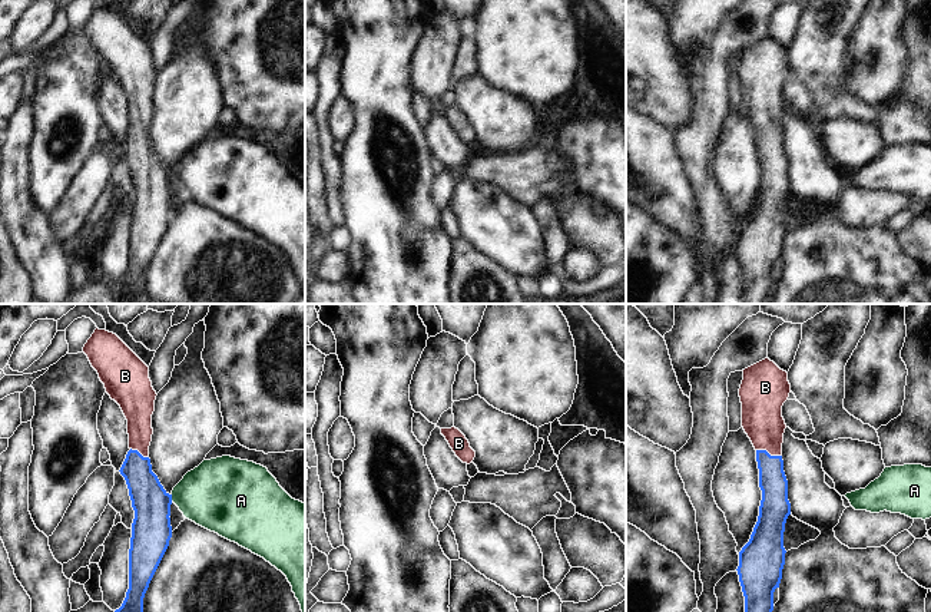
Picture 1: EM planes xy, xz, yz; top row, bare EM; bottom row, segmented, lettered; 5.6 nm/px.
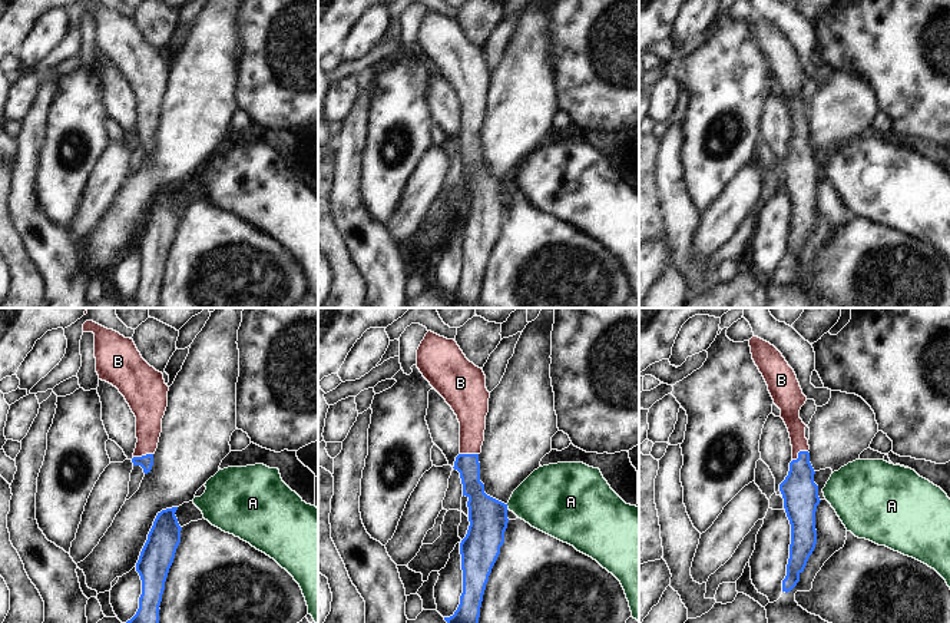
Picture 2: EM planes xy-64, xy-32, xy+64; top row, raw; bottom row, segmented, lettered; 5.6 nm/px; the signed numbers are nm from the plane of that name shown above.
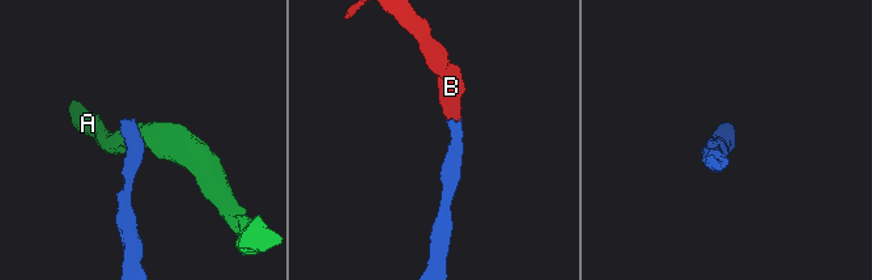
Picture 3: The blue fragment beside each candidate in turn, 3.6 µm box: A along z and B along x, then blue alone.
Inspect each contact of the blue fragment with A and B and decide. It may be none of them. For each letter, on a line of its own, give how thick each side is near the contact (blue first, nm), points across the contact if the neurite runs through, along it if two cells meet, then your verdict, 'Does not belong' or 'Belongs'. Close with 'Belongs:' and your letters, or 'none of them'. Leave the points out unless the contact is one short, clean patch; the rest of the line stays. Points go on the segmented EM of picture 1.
A: Thickness 220 nm (blue) against 380 nm. Boundary: xy (171, 495), (172, 500). Does not belong
B: Thickness 160 nm (blue) against 220 nm. Path across: yz (772, 480), (768, 453), (767, 432), (762, 420). Belongs
Belongs: B

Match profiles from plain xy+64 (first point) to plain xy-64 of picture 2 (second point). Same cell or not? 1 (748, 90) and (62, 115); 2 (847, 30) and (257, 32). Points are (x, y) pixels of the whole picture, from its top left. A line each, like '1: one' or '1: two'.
1: one
2: one

